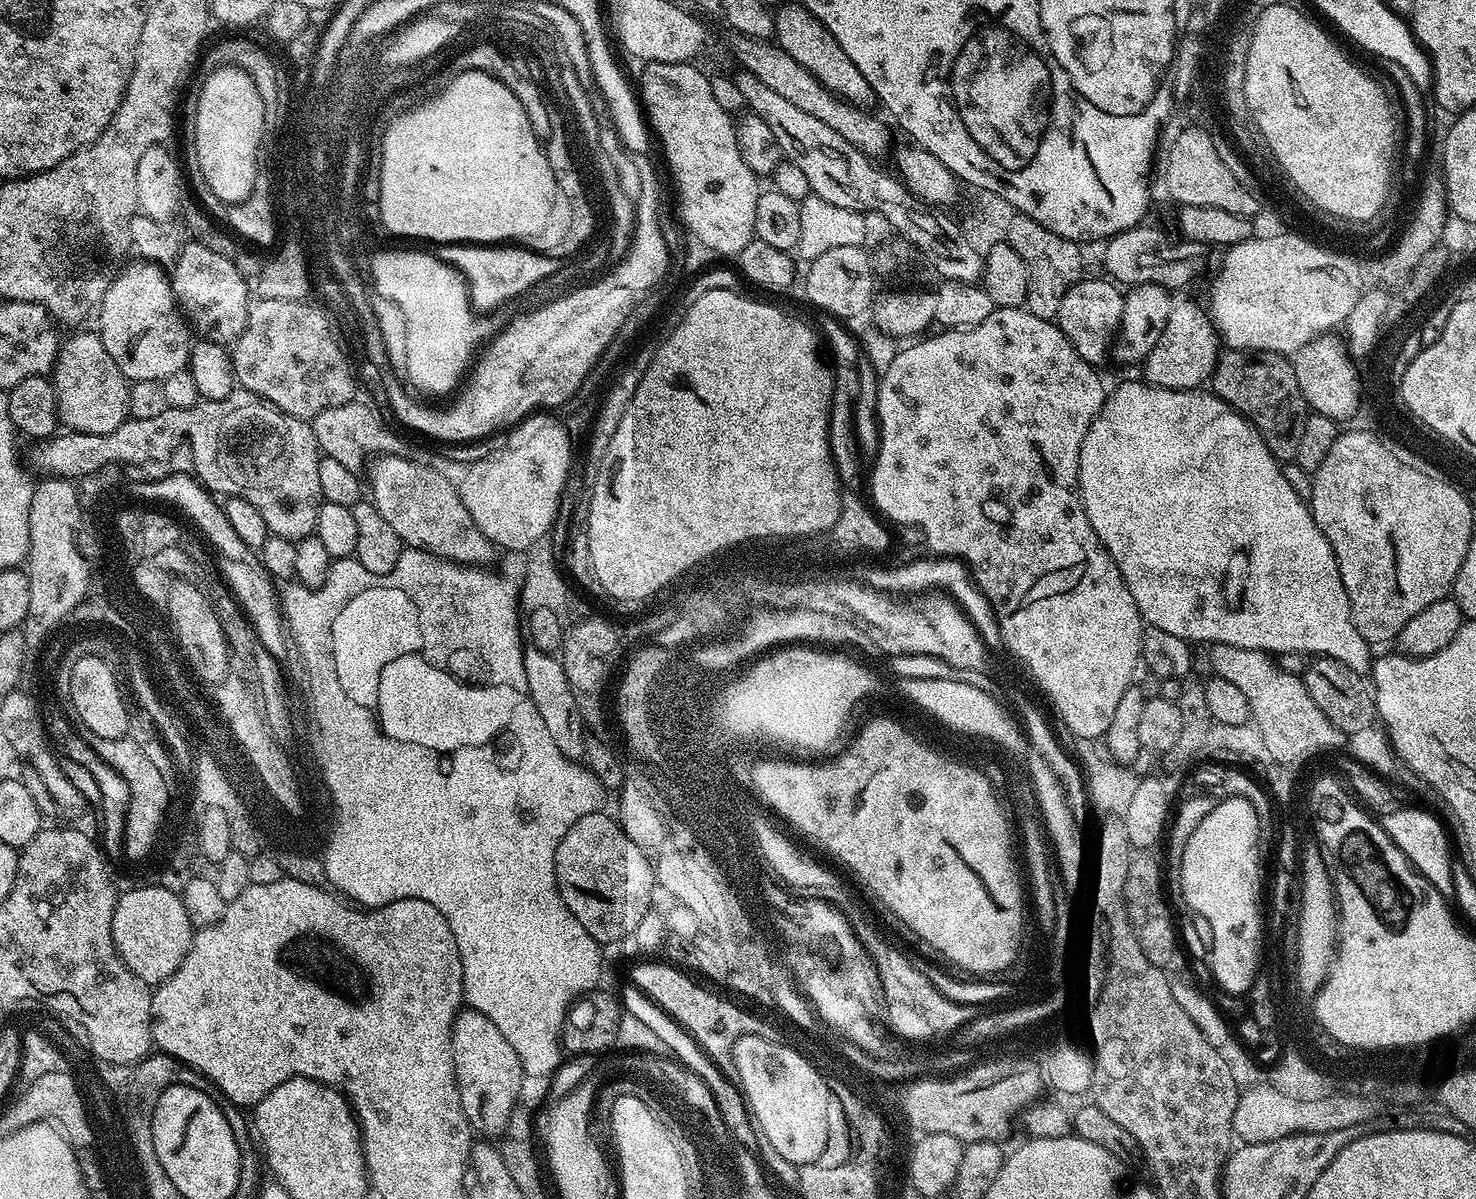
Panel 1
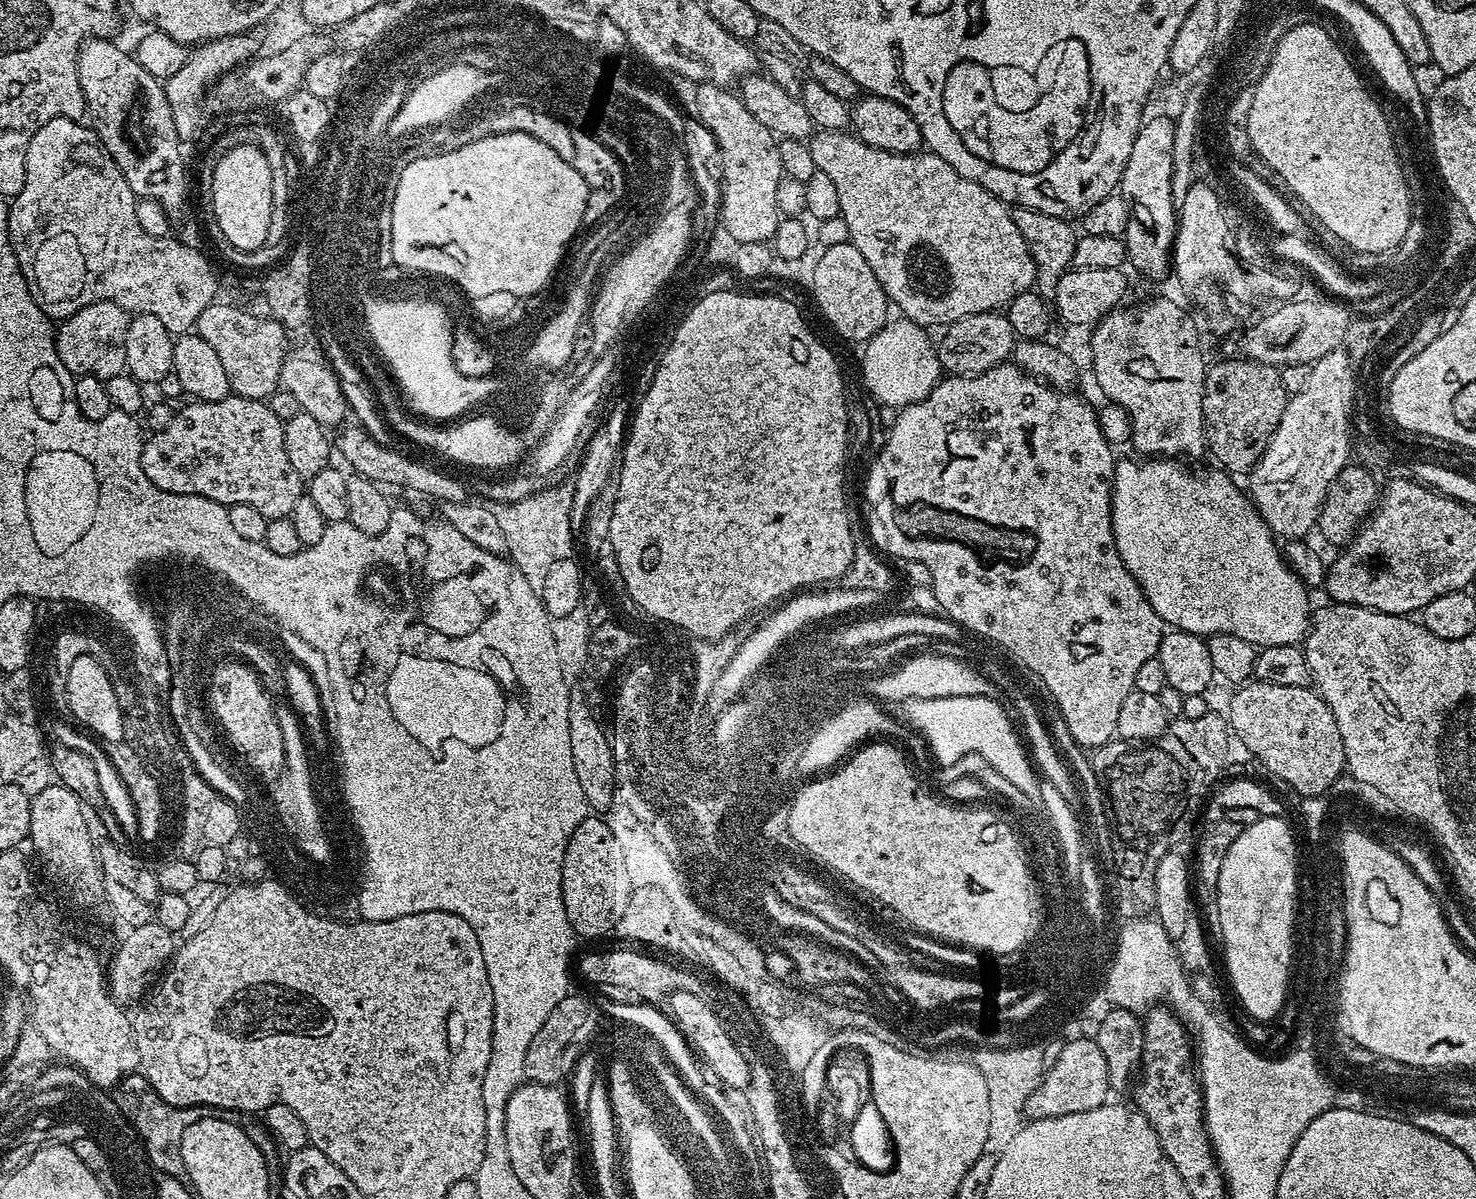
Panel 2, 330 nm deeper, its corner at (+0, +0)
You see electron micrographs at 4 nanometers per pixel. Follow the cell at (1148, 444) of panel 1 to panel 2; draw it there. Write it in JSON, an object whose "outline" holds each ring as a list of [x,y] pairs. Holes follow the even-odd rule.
{"outline":[[[1136,458],[1140,460],[1117,459],[1116,471],[1112,474],[1112,533],[1116,539],[1116,549],[1130,574],[1140,583],[1150,606],[1160,615],[1169,629],[1189,632],[1201,638],[1214,635],[1233,635],[1255,645],[1257,649],[1272,646],[1299,645],[1310,627],[1309,589],[1292,572],[1282,555],[1277,537],[1268,529],[1268,524],[1260,516],[1256,505],[1246,495],[1245,489],[1235,484],[1233,477],[1223,470],[1216,472],[1191,472],[1187,463],[1176,458]]]}

